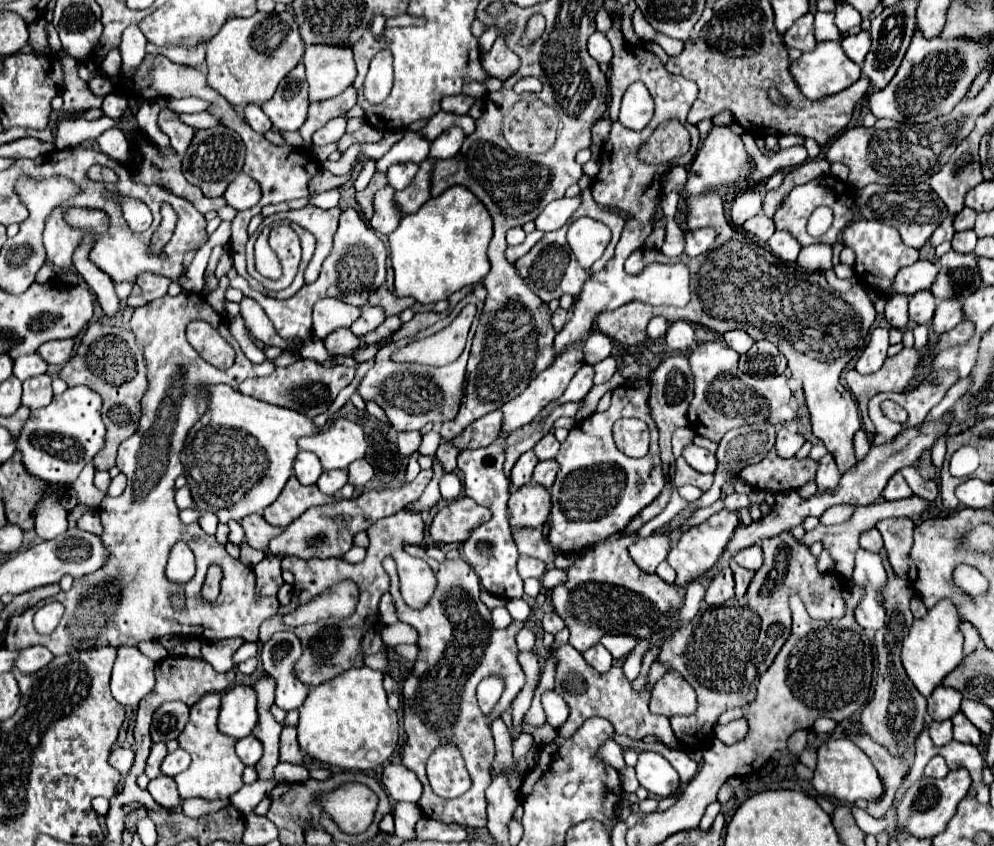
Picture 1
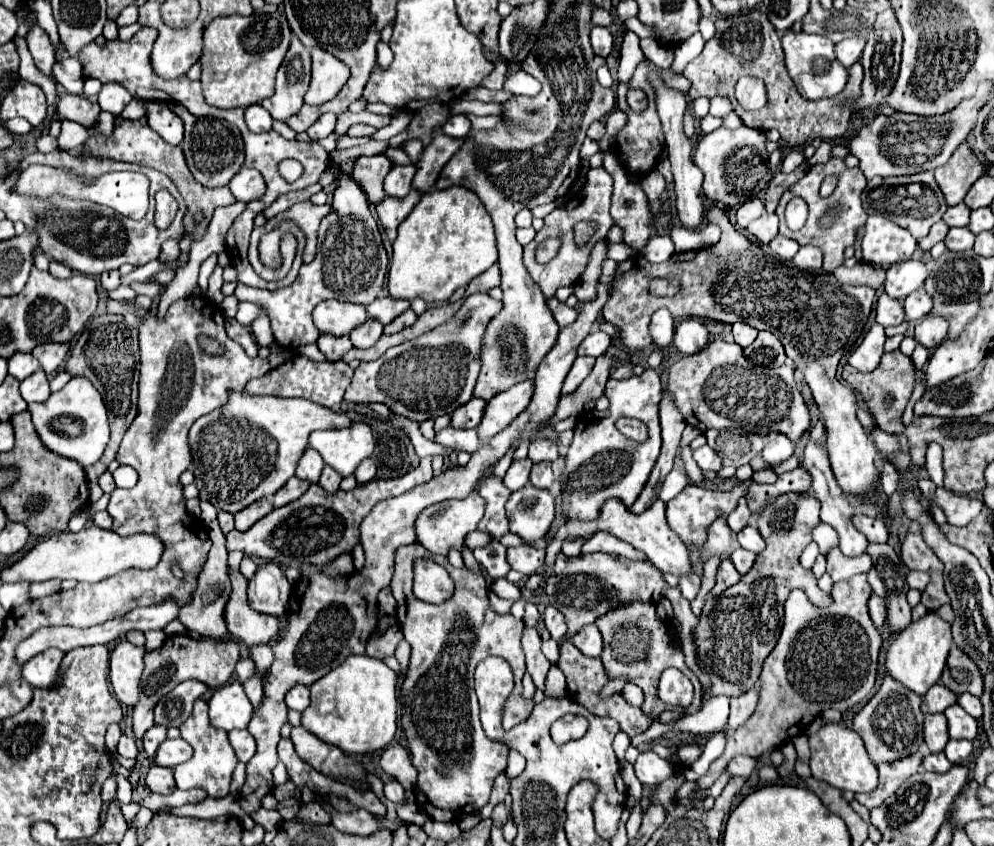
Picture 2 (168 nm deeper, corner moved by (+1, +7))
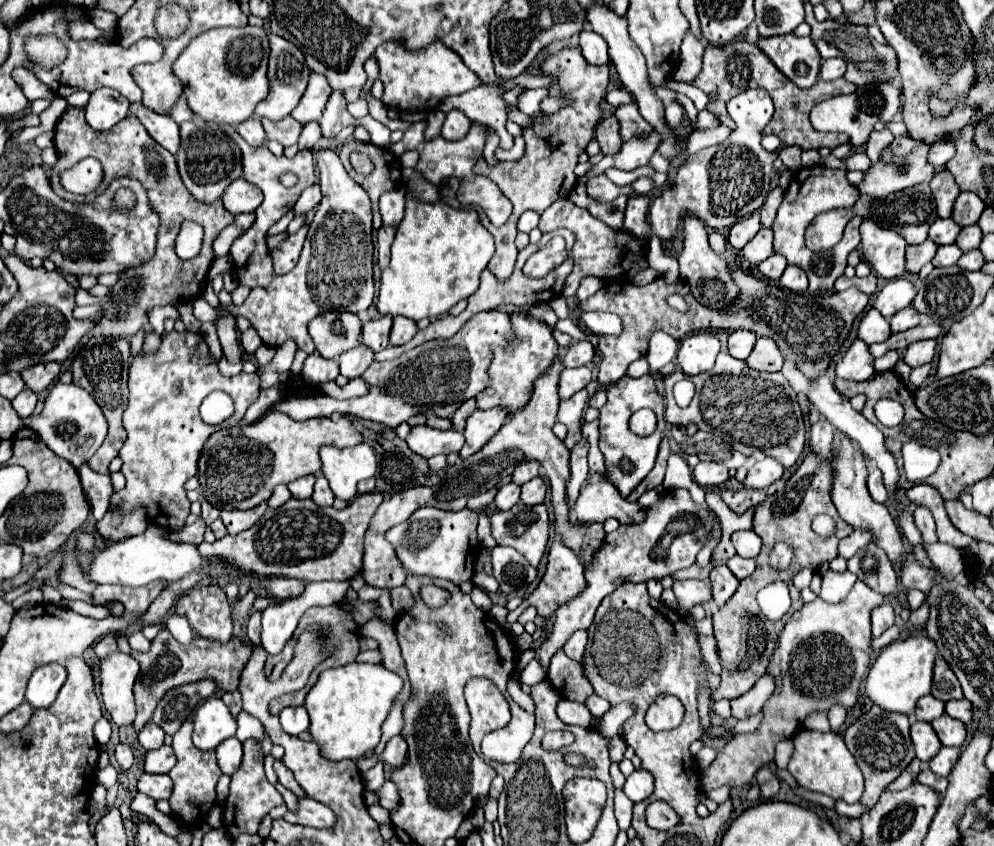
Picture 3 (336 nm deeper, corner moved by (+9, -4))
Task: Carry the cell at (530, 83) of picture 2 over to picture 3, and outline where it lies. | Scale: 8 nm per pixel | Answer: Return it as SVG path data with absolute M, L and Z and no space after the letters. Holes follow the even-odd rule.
M538 88L538 90L526 90L522 92L522 96L518 98L518 108L528 114L534 116L540 110L540 100L548 96L548 88Z

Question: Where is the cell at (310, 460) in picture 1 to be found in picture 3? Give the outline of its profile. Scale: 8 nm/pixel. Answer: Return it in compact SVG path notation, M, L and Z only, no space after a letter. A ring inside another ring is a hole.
M314 474L302 476L302 478L294 480L294 482L290 482L290 484L288 484L288 490L292 492L292 498L298 498L298 500L310 498L310 496L312 496L314 482L316 482L316 476L314 476Z

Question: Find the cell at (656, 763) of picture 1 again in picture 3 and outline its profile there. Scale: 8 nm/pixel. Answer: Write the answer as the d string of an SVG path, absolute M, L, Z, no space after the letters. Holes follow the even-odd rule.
M634 770L624 784L624 794L632 800L632 802L642 802L650 796L650 792L654 790L654 778L648 770Z

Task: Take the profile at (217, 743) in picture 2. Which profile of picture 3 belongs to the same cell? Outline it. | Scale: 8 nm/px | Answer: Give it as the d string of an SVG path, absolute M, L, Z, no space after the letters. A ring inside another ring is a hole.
M184 720L180 730L174 734L172 748L176 752L178 764L168 772L172 782L174 782L174 790L172 790L172 796L170 796L170 806L172 806L172 810L174 810L174 814L178 816L180 822L184 822L186 826L192 826L192 824L202 822L202 818L214 806L216 784L218 784L218 778L222 776L222 770L218 768L214 750L212 752L202 752L192 744L192 722L190 720Z

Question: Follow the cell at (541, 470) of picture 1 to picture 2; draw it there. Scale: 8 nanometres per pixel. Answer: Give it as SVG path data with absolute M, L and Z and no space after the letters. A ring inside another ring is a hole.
M542 461L542 463L536 463L532 467L532 473L530 473L530 483L538 489L550 489L552 483L554 483L554 473L550 469L550 463Z

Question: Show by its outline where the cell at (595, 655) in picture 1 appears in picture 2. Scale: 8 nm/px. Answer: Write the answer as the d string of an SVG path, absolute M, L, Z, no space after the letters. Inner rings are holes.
M594 623L584 625L574 637L572 643L588 657L600 657L602 653L602 637L598 633L598 627Z

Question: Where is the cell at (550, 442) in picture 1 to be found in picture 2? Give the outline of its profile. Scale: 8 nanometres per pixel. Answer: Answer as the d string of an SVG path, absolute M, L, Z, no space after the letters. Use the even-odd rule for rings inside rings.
M532 441L528 447L528 457L532 459L532 463L540 463L540 461L556 461L558 455L558 447L550 445L550 441Z

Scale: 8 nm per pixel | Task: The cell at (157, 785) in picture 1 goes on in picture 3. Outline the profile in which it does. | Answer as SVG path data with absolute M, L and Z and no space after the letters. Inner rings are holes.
M144 772L138 780L138 792L154 798L154 800L168 800L172 794L172 780L166 774L148 774Z

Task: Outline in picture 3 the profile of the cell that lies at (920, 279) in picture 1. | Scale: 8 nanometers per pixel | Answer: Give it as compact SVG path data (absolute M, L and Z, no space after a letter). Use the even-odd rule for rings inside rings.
M894 278L878 294L878 298L874 302L874 308L882 316L894 316L898 310L910 306L914 296L916 296L916 288L914 288L914 284L910 280Z

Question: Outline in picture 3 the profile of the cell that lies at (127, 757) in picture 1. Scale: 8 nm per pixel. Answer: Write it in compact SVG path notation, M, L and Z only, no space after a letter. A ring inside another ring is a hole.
M118 744L116 746L116 760L118 760L118 764L120 764L122 770L128 770L132 766L132 762L134 762L132 748L126 746L126 744Z

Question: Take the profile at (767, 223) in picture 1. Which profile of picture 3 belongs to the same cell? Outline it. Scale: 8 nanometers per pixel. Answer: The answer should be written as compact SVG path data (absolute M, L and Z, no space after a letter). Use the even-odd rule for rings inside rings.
M760 228L758 234L742 248L742 254L746 256L748 262L760 264L772 254L772 230L770 228Z

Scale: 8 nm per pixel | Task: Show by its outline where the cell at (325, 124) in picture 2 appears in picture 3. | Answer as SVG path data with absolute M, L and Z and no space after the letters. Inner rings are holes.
M310 122L310 124L306 124L304 130L302 130L302 134L300 134L300 138L298 138L298 146L300 146L300 150L304 150L304 148L314 148L314 146L320 142L320 138L322 138L322 134L320 134L320 124L318 124L318 122Z

